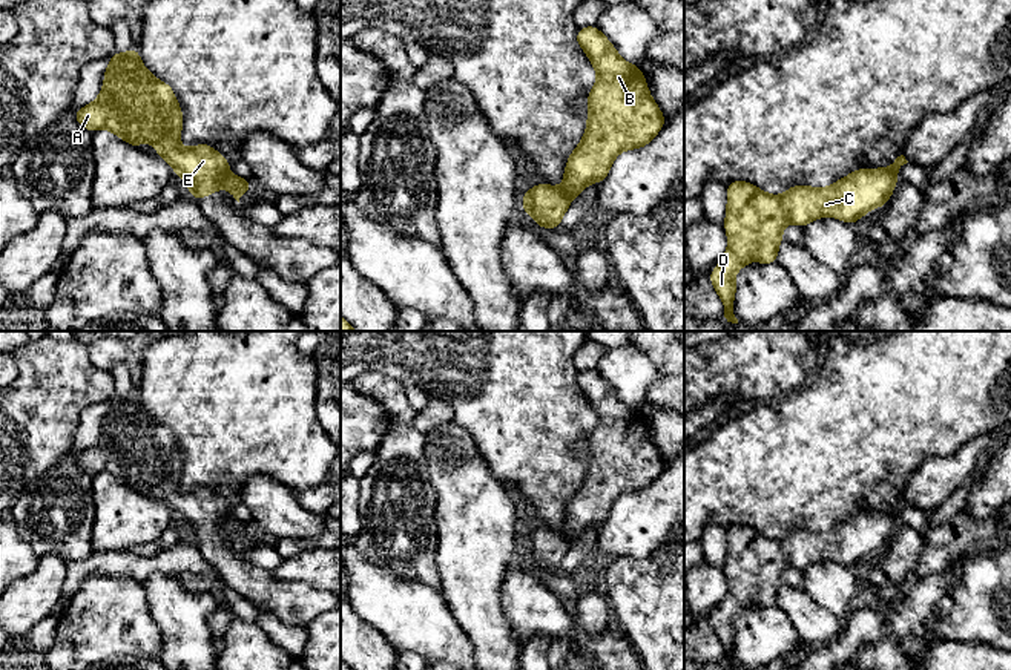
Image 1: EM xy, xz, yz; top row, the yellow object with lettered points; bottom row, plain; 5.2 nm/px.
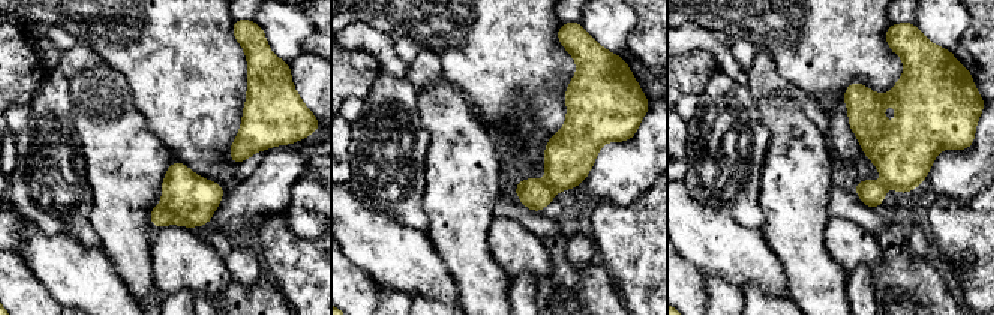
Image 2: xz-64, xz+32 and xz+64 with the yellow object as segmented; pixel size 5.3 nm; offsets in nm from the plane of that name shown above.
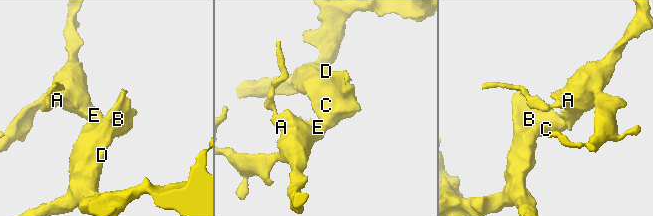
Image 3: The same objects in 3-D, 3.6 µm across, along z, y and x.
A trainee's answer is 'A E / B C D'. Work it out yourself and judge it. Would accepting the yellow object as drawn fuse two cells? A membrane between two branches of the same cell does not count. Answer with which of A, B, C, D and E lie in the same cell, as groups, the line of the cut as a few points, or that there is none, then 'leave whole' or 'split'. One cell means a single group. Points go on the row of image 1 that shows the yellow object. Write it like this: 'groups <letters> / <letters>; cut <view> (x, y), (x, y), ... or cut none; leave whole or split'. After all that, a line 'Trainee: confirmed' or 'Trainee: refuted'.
groups A E / B C D; cut xz (560, 189), (571, 198); split
Trainee: confirmed

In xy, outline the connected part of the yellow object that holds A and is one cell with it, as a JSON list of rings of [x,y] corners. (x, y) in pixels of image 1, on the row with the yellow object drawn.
[[[137,48],[112,54],[100,97],[74,117],[92,133],[107,129],[135,147],[152,143],[198,202],[219,192],[229,173],[229,161],[212,146],[203,143],[184,149],[179,144],[181,107],[172,87],[141,64]]]

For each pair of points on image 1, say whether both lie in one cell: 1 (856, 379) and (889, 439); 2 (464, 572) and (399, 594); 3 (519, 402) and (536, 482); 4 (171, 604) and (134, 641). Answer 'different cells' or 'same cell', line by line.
1: same cell
2: different cells
3: same cell
4: different cells

